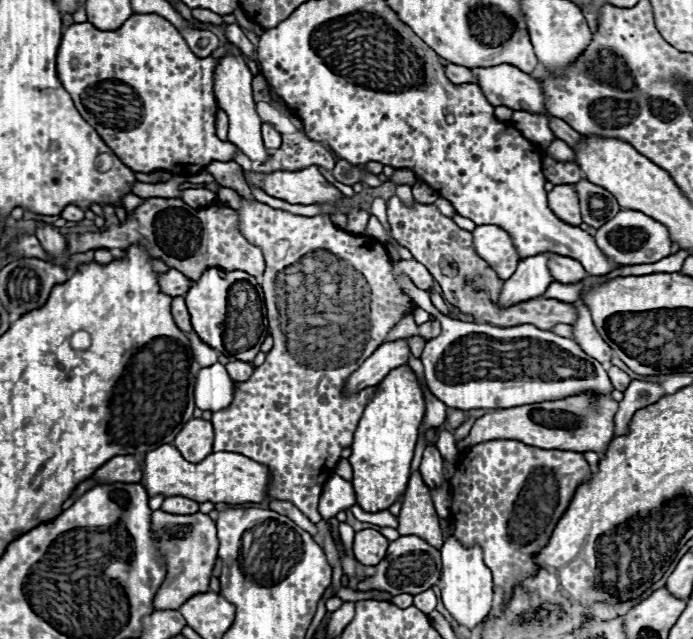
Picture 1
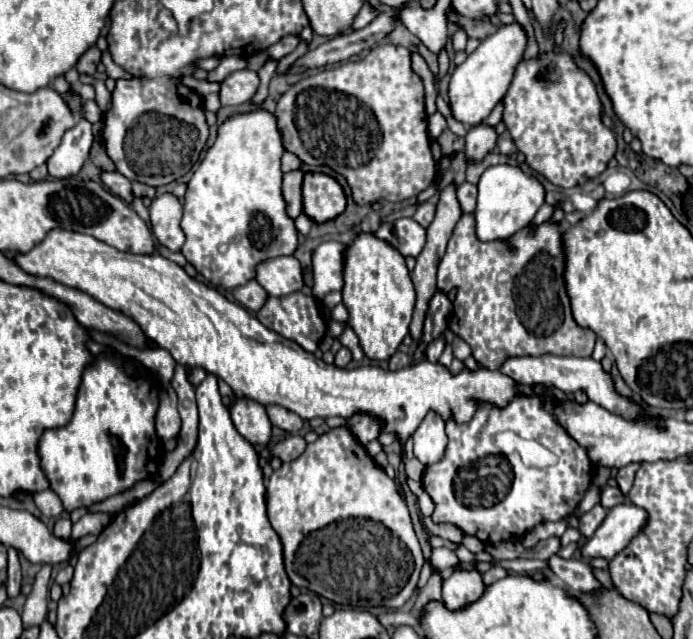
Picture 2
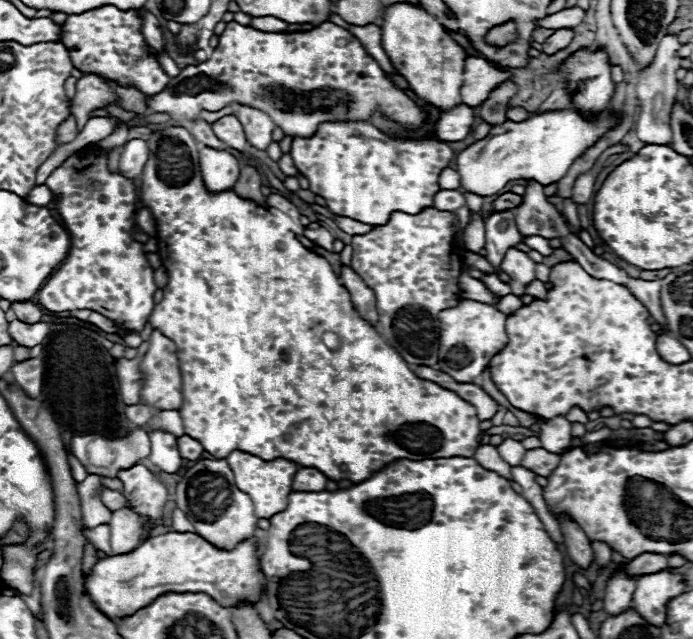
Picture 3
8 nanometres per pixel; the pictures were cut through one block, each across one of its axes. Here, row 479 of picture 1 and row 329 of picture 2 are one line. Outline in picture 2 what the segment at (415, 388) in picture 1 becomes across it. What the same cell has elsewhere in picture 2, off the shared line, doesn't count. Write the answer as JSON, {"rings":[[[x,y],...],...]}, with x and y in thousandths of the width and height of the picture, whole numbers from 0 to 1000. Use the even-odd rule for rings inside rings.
{"rings":[[[517,366],[499,391],[494,463],[505,491],[502,507],[514,520],[525,554],[534,563],[563,563],[589,523],[600,469],[583,401],[540,366]]]}

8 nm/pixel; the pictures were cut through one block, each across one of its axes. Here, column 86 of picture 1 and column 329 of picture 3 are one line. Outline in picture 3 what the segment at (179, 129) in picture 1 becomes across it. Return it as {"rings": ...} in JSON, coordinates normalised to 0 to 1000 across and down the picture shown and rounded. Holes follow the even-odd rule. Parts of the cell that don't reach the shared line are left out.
{"rings":[[[329,34],[326,47],[317,53],[317,69],[309,78],[306,91],[266,106],[254,122],[245,125],[240,141],[225,147],[222,153],[211,153],[214,172],[219,175],[242,175],[251,188],[271,185],[283,188],[289,172],[320,172],[332,163],[349,163],[378,172],[392,185],[392,191],[410,203],[413,213],[447,216],[456,210],[465,191],[499,191],[499,188],[534,188],[545,172],[560,188],[571,191],[589,207],[603,207],[620,194],[620,172],[592,150],[586,150],[577,138],[566,131],[557,113],[543,100],[543,94],[525,78],[519,63],[508,56],[502,47],[468,34],[465,41],[447,50],[378,50],[364,41],[352,41],[343,34]]]}

